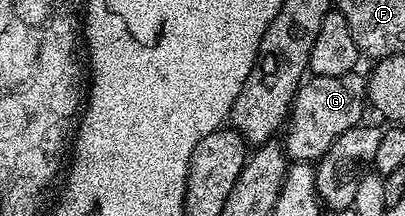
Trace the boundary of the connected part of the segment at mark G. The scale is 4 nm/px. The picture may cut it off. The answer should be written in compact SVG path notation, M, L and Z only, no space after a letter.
M351 73L342 76L322 77L312 75L305 78L296 96L292 99L292 109L286 120L282 146L284 154L292 161L319 161L346 133L346 129L361 122L360 114L366 111L366 79L363 74Z

